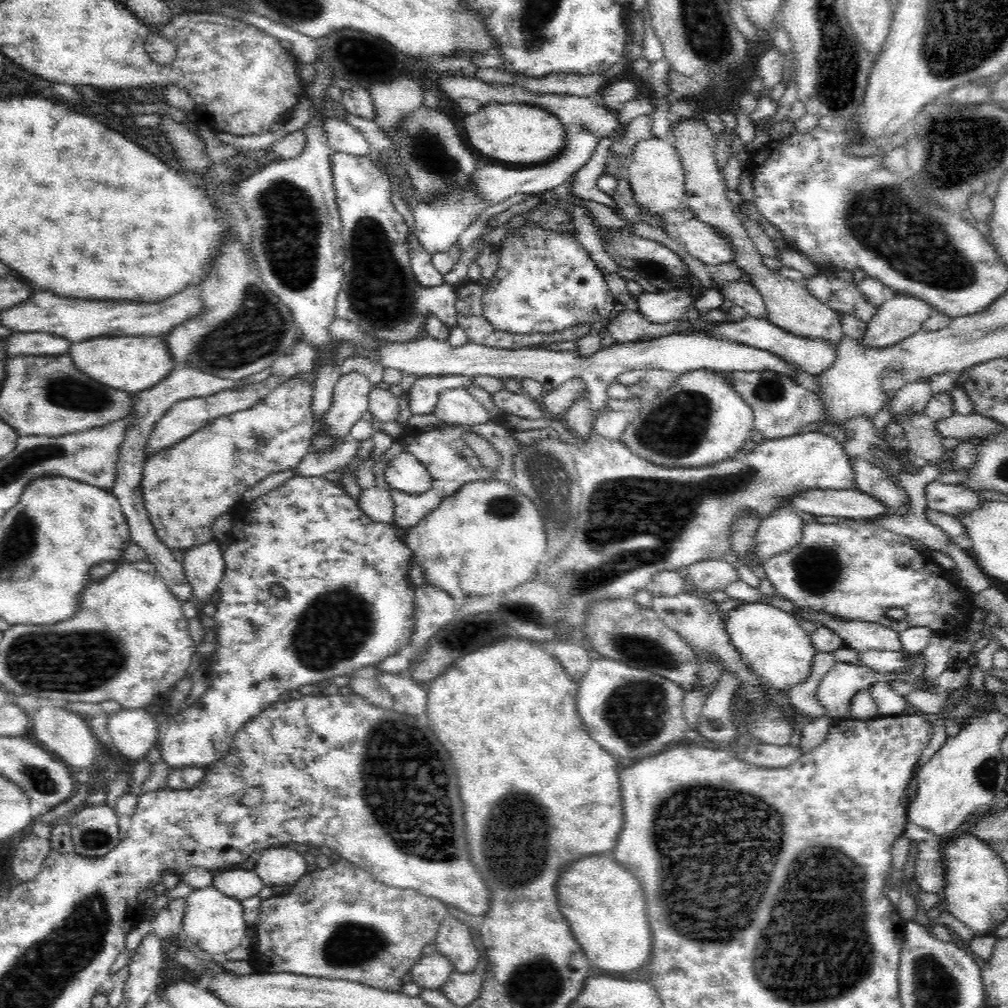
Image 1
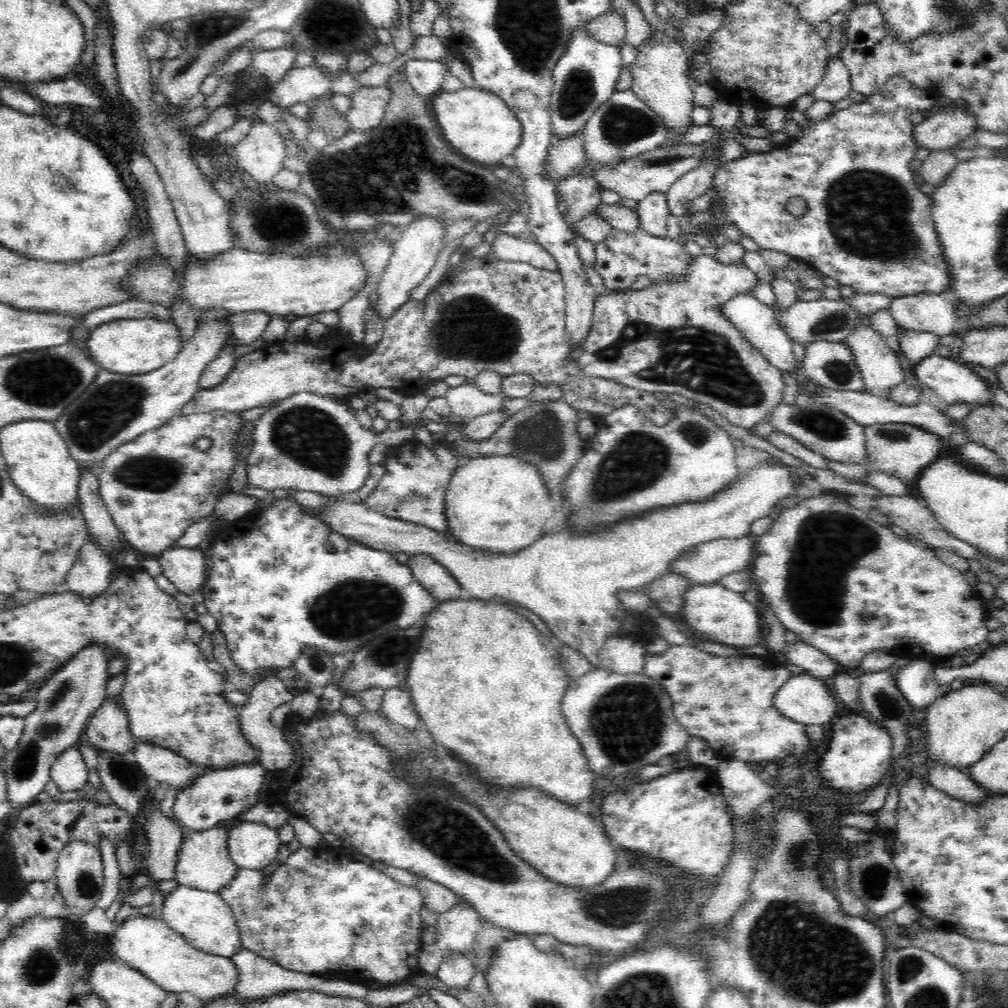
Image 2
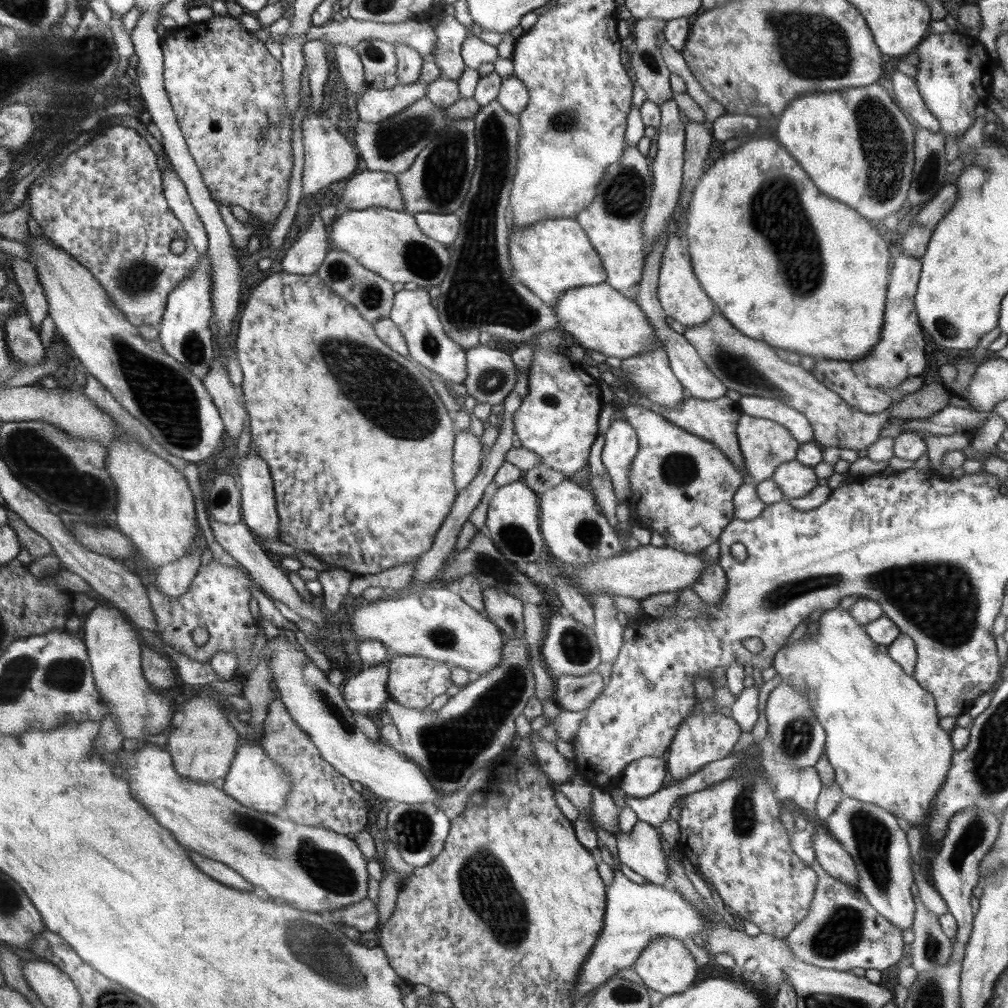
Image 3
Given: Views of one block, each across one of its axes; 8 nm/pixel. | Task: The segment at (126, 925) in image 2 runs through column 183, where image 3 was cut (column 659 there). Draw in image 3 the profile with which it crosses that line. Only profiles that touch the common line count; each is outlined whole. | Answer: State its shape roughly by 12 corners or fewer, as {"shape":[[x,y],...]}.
{"shape":[[656,937],[633,969],[664,996],[693,987],[698,966],[682,941]]}

